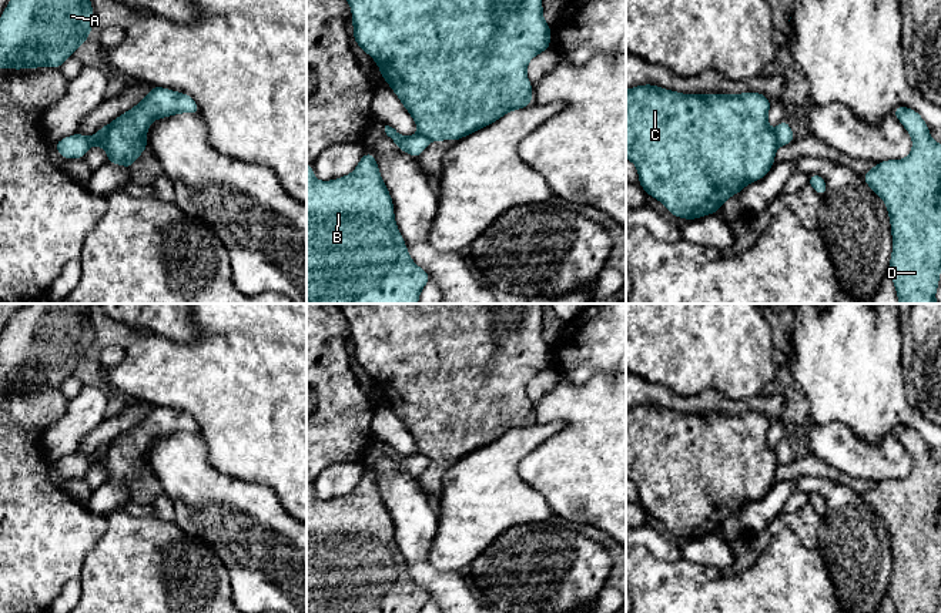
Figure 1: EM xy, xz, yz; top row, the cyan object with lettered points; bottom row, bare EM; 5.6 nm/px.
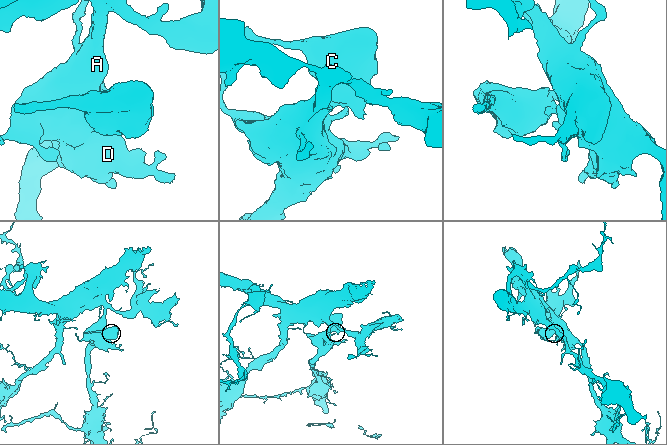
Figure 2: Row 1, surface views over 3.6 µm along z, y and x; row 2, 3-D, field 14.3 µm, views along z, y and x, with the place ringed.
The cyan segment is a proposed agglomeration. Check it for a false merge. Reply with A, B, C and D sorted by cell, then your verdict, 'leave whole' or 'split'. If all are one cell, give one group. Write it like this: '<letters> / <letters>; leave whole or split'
A B D / C; split

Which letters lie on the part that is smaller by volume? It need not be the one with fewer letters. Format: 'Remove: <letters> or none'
Remove: C

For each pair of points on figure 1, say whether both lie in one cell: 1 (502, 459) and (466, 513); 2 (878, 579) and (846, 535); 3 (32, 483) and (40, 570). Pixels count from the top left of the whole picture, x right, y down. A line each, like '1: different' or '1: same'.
1: same
2: same
3: same

